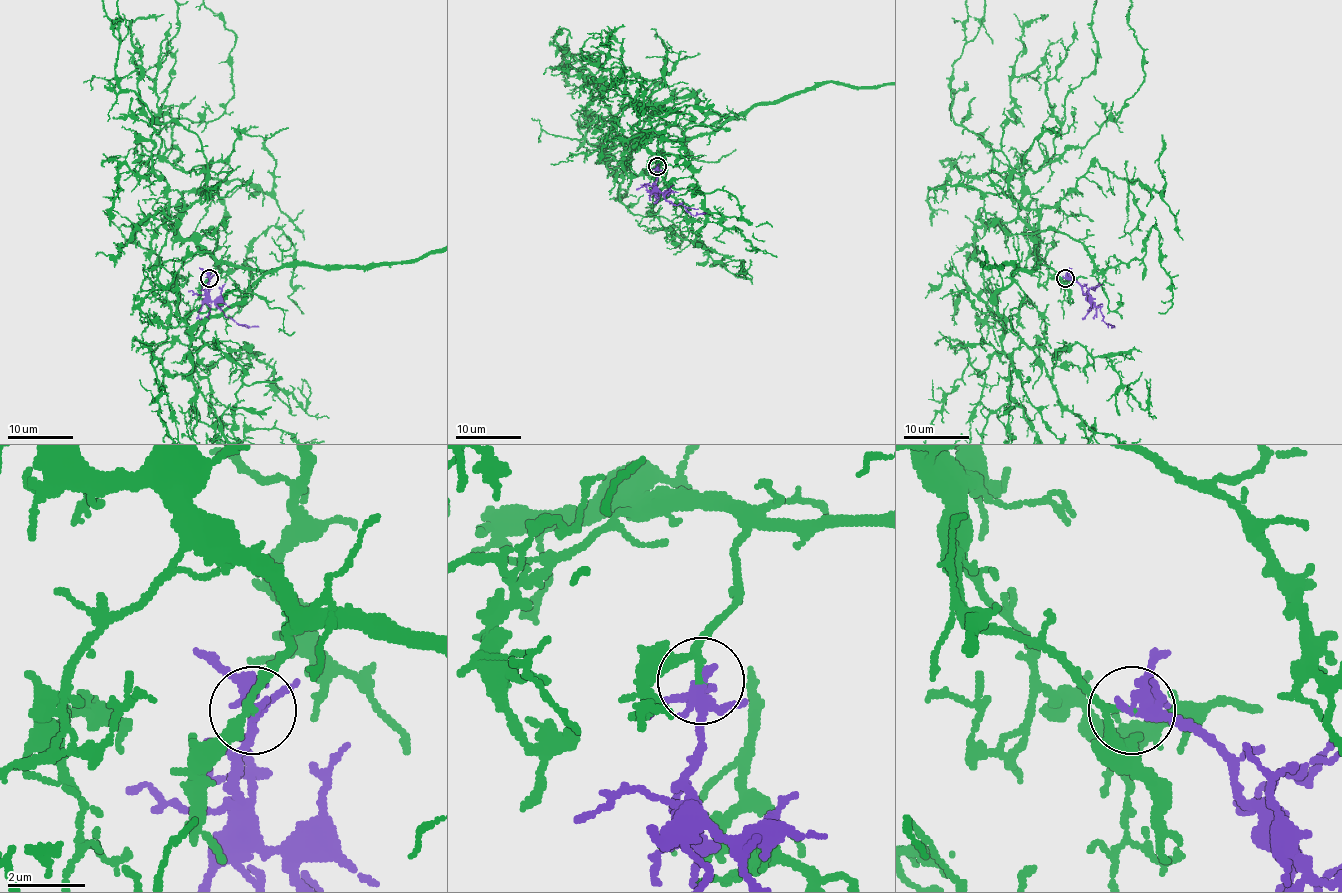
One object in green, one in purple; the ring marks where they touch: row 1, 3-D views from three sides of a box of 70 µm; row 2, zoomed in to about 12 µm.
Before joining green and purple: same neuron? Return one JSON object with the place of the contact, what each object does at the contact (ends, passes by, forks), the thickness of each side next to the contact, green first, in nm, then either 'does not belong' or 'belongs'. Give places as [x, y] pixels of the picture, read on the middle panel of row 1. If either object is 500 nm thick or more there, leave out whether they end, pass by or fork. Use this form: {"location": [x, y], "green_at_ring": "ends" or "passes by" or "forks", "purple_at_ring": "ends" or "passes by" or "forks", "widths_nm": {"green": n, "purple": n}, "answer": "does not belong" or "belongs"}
{"location": [657, 166], "green_at_ring": "passes by", "purple_at_ring": "forks", "widths_nm": {"green": 140, "purple": 280}, "answer": "belongs"}

